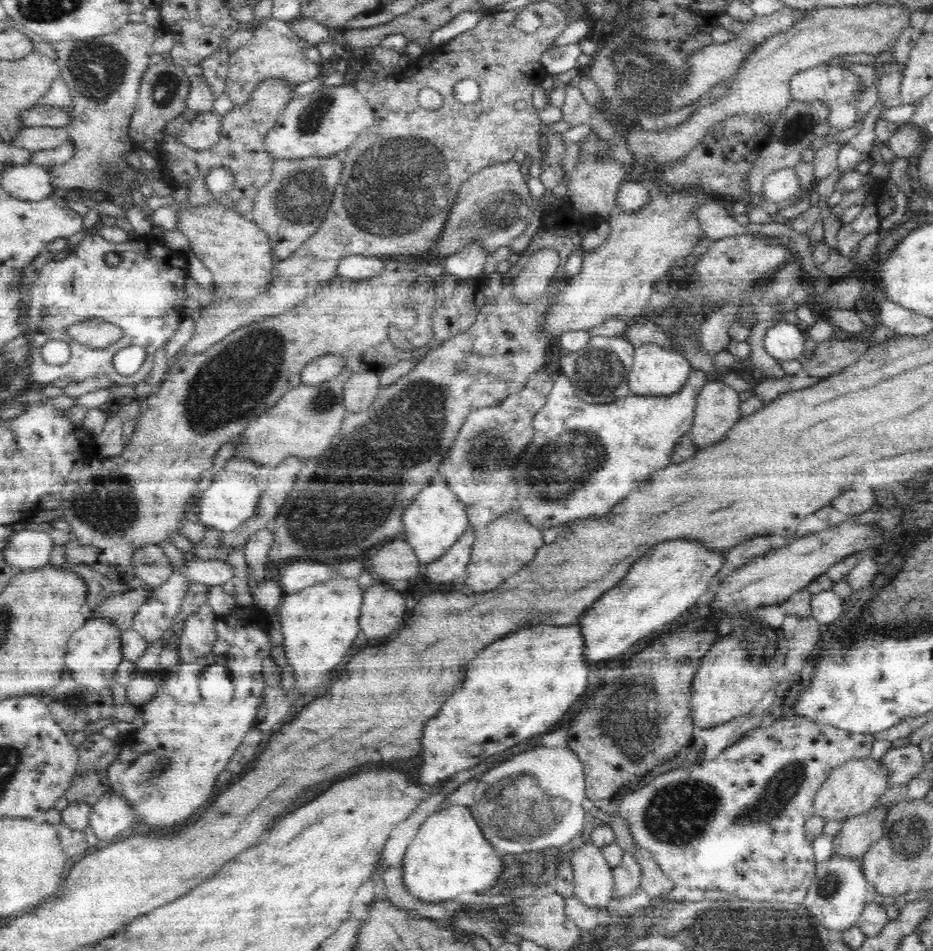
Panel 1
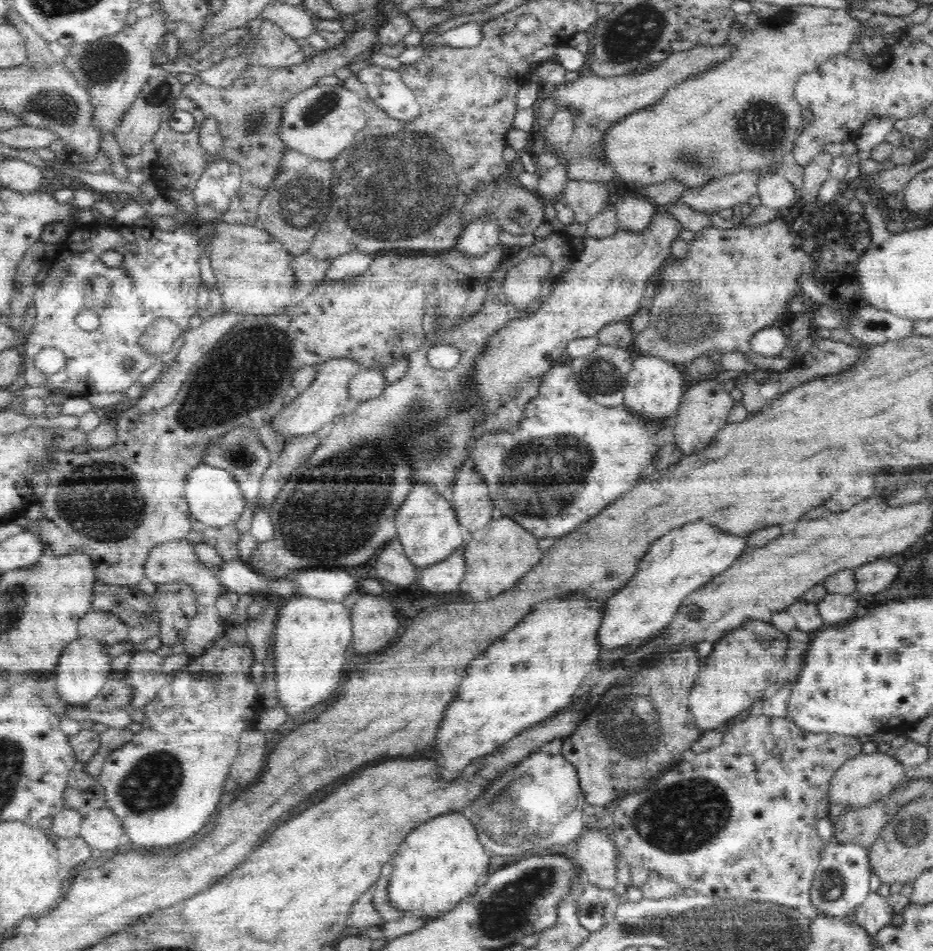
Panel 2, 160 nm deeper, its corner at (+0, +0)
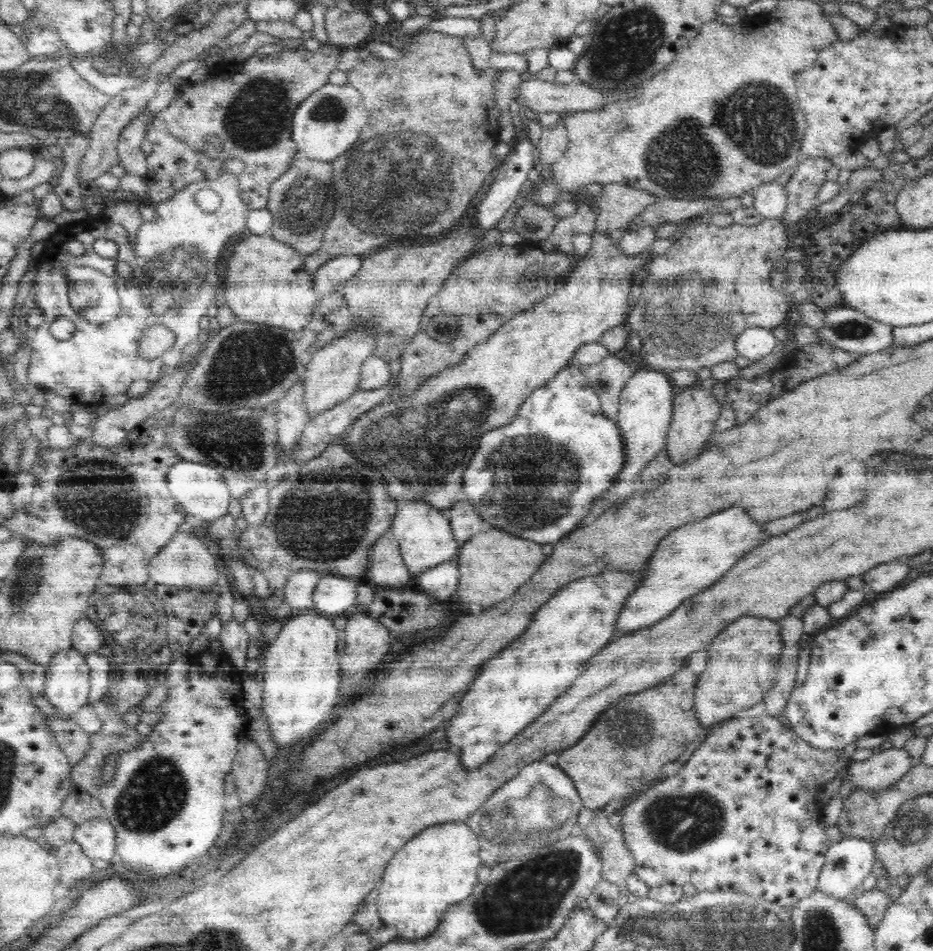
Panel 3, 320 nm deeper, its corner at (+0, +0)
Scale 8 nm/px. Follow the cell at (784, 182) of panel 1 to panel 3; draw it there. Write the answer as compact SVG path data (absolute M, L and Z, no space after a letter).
M776 181L766 182L766 184L758 186L753 196L753 206L764 219L780 219L788 204L785 188Z

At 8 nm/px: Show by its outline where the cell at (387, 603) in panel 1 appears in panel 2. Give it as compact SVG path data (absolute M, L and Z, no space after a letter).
M390 593L380 596L362 594L351 608L352 648L358 654L372 654L388 646L392 638L396 640L400 630L395 613L396 605L390 598Z

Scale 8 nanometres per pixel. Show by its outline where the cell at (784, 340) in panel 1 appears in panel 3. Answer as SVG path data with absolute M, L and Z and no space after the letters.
M760 327L746 328L740 336L736 337L736 352L751 361L757 361L770 354L776 346L772 330Z

